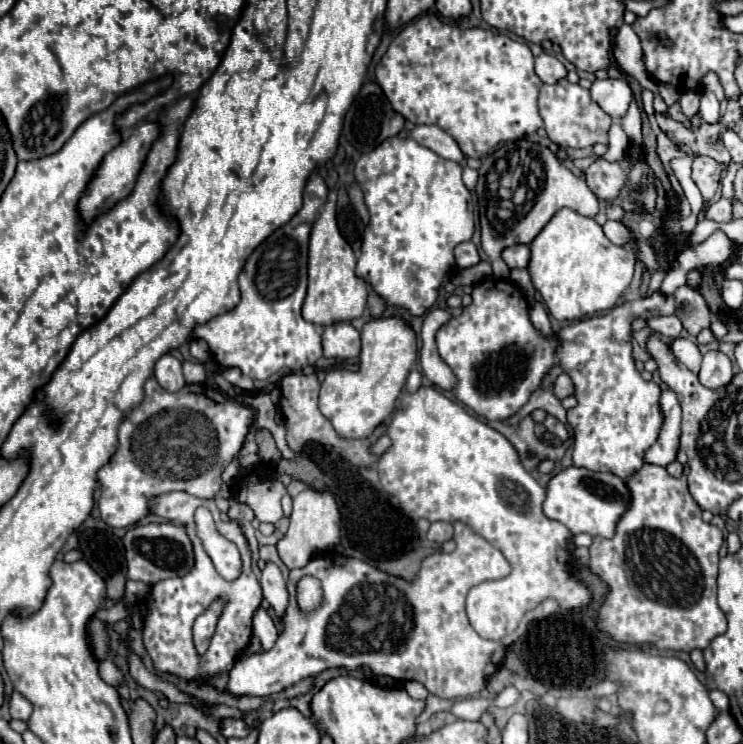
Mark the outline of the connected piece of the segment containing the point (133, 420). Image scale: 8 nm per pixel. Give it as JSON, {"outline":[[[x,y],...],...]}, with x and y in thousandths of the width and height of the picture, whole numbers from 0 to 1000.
{"outline":[[[207,505],[194,516],[194,538],[164,565],[159,575],[159,605],[148,621],[132,632],[135,696],[148,710],[180,707],[199,691],[199,672],[231,659],[248,659],[266,669],[288,669],[296,659],[296,637],[323,610],[328,589],[342,567],[342,551],[304,535],[293,522],[280,516],[250,516],[240,527],[221,524]]]}

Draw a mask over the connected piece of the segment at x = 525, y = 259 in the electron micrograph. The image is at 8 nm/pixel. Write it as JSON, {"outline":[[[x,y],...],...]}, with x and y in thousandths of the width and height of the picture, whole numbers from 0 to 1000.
{"outline":[[[705,328],[681,333],[681,336],[676,339],[676,347],[678,347],[678,352],[681,352],[686,360],[711,360],[713,333],[705,331]]]}

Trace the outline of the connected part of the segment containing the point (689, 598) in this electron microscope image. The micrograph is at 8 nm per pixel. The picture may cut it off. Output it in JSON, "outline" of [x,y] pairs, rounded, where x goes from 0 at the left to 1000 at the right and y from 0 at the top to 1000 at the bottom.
{"outline":[[[864,626],[861,634],[851,637],[845,645],[848,661],[851,661],[851,675],[848,675],[848,685],[837,694],[837,699],[832,702],[829,710],[829,720],[826,723],[799,723],[799,731],[794,734],[794,766],[799,772],[805,772],[813,782],[818,782],[821,796],[808,817],[808,844],[816,847],[826,860],[832,863],[845,863],[845,866],[878,866],[886,874],[921,874],[921,876],[931,876],[934,871],[948,874],[958,858],[969,855],[977,849],[977,828],[972,825],[969,815],[964,812],[964,774],[966,774],[966,739],[974,728],[969,710],[950,704],[945,699],[945,685],[939,685],[939,677],[929,669],[926,653],[923,653],[923,642],[904,642],[896,629],[891,626]]]}

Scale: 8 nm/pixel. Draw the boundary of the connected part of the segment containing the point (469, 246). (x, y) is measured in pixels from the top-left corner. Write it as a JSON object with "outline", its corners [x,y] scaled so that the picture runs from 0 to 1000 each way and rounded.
{"outline":[[[622,325],[622,328],[616,328],[614,331],[614,336],[611,336],[611,344],[614,344],[614,355],[616,355],[616,360],[635,360],[635,358],[641,358],[643,352],[646,352],[646,344],[643,344],[643,336],[641,336],[641,331],[635,328],[635,325]]]}

